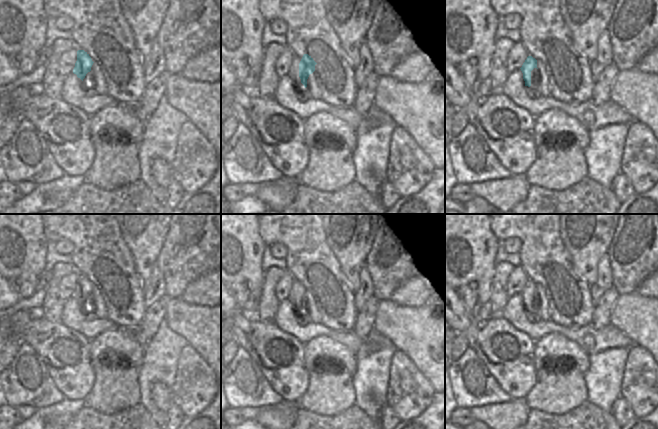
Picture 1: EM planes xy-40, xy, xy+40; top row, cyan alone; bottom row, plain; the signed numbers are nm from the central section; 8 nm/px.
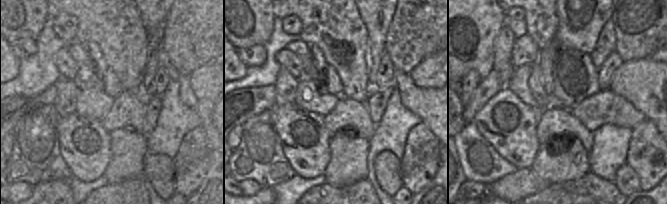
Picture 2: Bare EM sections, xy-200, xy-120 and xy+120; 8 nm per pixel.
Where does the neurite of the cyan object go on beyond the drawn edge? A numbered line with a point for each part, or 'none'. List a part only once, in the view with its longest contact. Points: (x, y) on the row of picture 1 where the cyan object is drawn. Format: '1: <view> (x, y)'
1: xy+40 (533, 90)

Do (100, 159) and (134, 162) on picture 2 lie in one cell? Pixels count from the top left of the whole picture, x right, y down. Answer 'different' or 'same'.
different

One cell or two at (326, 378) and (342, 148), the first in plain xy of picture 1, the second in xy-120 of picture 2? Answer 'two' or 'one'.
one

